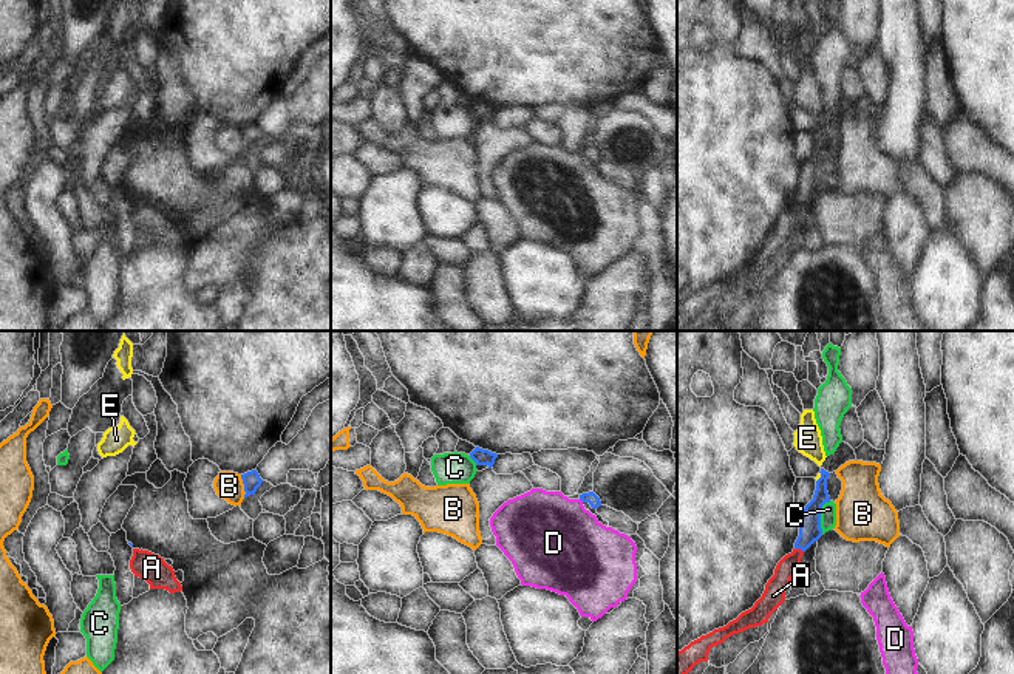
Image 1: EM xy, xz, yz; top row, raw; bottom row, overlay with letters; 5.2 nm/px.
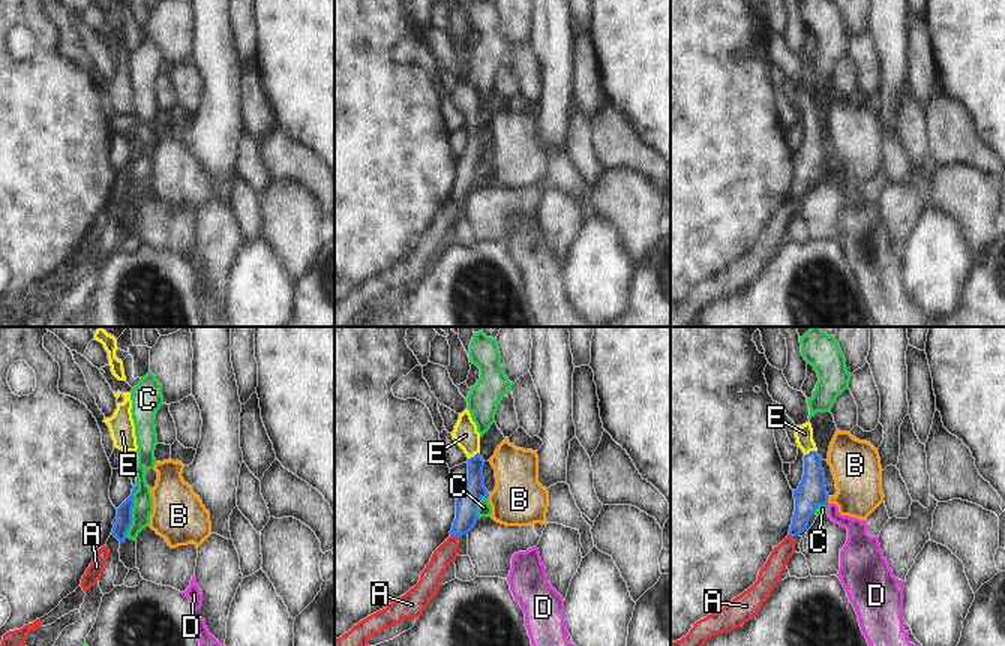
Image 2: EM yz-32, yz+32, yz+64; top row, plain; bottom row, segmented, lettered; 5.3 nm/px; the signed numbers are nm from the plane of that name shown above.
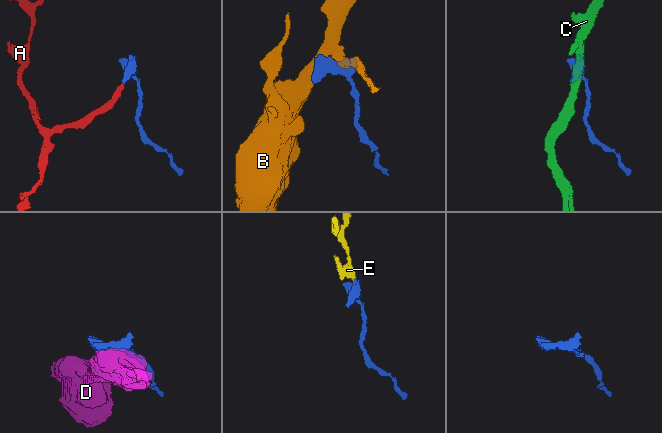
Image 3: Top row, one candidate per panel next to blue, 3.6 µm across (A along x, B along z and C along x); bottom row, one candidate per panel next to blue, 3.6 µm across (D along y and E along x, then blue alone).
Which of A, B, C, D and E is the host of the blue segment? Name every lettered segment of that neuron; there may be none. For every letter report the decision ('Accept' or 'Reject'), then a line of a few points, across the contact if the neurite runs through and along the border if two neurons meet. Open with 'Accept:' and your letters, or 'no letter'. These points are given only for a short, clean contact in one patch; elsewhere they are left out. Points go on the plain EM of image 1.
Accept: E
A: Reject. Line: yz (795, 201), (803, 206)
B: Reject. Line: xy (240, 129), (244, 138), (244, 150)
C: Reject. Line: yz (830, 155), (821, 164), (821, 187)
D: Reject
E: Accept. Line: yz (810, 172), (821, 150), (821, 130), (818, 130)

